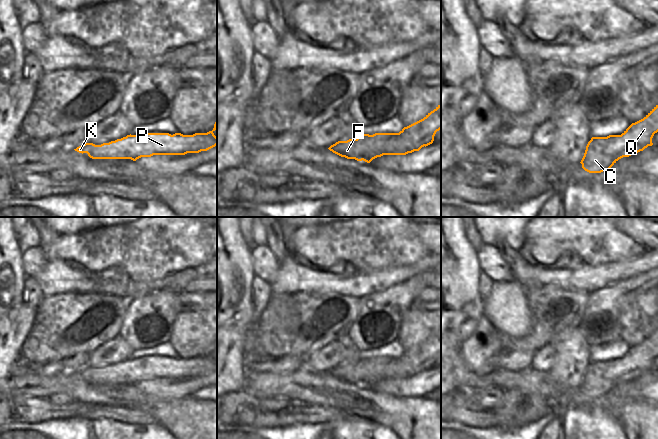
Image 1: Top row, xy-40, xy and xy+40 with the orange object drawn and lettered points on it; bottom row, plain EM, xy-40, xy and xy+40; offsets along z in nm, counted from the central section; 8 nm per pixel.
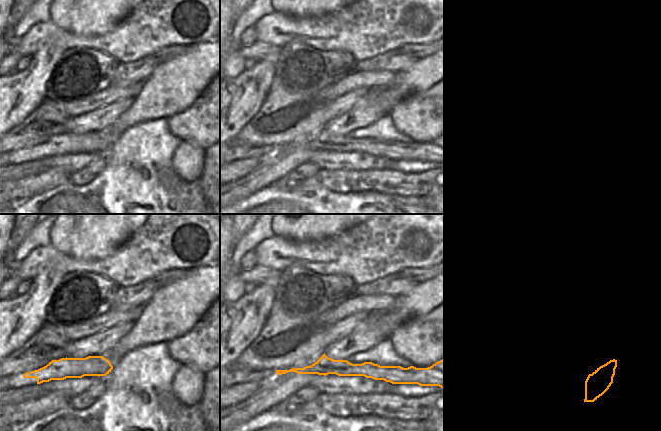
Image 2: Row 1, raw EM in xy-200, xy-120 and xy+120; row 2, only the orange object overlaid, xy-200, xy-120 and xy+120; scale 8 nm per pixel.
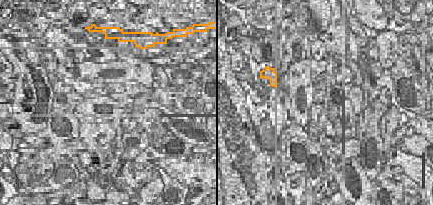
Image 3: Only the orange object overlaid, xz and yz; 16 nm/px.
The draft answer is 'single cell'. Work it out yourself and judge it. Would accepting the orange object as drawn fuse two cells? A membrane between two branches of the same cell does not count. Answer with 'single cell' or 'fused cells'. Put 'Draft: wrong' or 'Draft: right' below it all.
fused cells
Draft: wrong

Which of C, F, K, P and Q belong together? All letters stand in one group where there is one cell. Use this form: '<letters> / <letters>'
C P Q / F K

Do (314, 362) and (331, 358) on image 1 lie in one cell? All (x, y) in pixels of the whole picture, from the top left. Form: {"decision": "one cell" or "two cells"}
{"decision": "one cell"}

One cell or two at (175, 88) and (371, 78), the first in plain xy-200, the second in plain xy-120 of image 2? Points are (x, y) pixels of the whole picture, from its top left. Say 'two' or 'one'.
two

